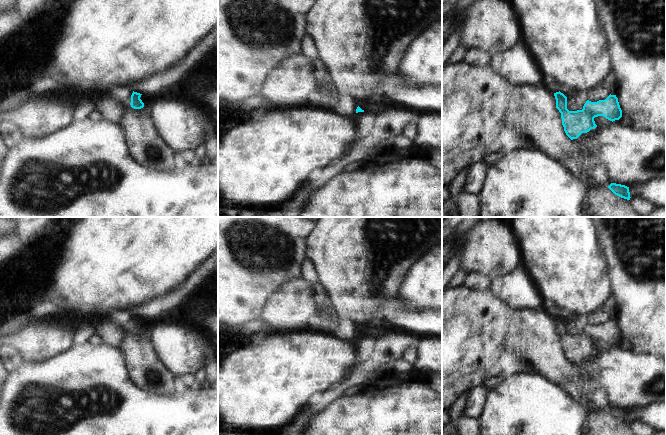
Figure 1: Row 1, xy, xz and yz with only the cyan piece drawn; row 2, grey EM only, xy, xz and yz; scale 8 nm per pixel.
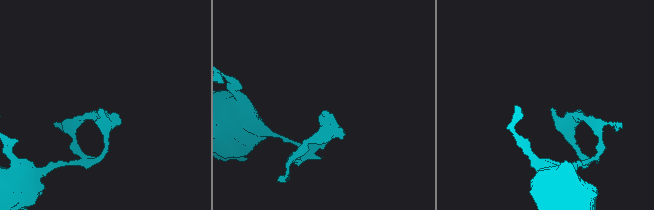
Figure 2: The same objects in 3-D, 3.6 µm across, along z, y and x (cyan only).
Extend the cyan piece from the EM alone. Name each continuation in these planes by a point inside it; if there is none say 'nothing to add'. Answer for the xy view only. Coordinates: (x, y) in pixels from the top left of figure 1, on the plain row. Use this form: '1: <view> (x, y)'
1: xy (126, 327)

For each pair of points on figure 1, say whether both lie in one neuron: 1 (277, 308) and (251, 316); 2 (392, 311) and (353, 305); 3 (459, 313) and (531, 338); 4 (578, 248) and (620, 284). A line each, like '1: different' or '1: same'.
1: different
2: different
3: same
4: different

